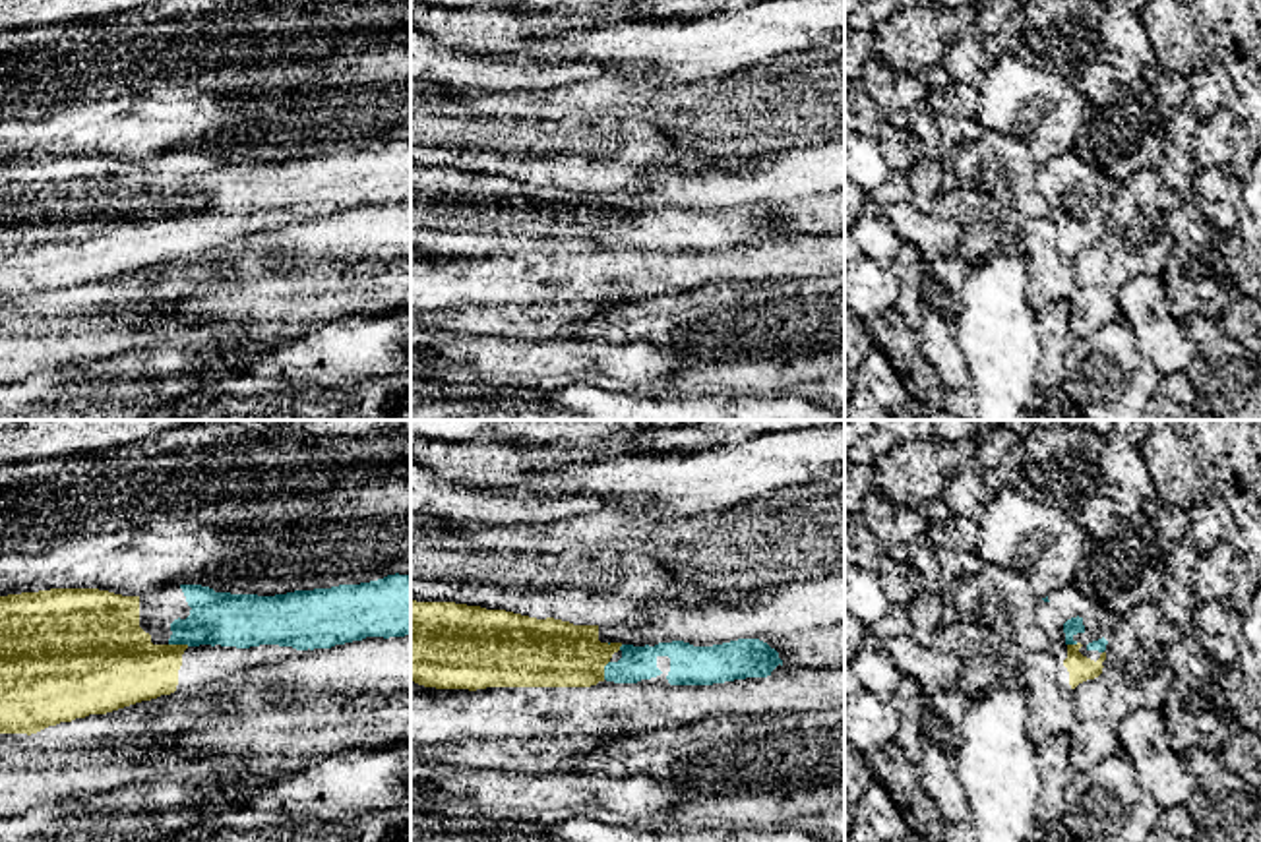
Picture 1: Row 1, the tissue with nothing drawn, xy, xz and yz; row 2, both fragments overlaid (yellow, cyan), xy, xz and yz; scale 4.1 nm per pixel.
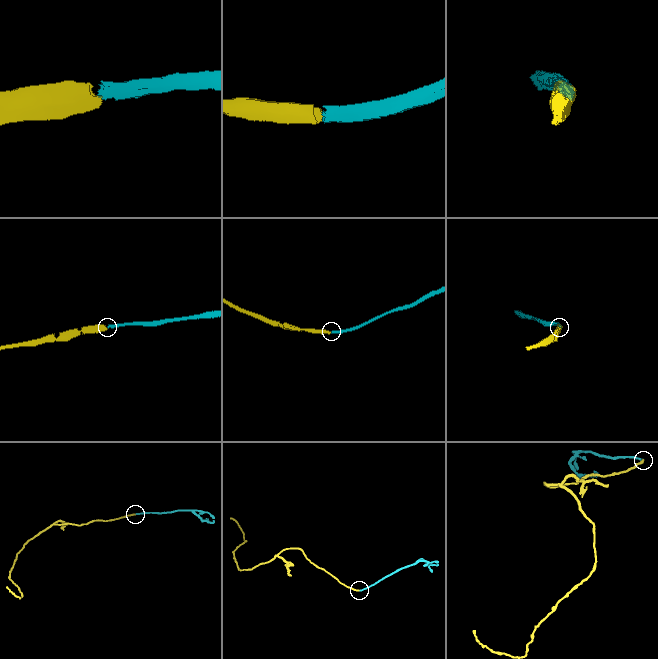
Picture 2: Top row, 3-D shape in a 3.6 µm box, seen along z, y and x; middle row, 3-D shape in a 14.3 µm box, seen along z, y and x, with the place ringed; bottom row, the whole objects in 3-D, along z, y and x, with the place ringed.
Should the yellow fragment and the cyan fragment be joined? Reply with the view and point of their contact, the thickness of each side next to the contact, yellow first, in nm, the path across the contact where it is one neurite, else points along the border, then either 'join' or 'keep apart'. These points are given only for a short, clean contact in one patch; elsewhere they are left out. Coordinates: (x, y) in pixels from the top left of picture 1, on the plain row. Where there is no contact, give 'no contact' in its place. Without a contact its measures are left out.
xy (179, 211) | 320/220 nm | across xy (123, 233), (155, 233), (179, 211), (194, 196), (217, 184) | join

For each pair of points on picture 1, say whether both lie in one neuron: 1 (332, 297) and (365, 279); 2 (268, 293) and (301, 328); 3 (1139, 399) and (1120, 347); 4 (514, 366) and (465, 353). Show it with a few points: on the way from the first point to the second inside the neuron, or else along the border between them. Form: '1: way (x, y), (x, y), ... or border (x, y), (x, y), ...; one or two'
1: way (339, 293), (357, 287); one
2: way (276, 300), (293, 320); one
3: way (1139, 386), (1141, 366), (1134, 360); one
4: way (502, 355), (477, 353); one

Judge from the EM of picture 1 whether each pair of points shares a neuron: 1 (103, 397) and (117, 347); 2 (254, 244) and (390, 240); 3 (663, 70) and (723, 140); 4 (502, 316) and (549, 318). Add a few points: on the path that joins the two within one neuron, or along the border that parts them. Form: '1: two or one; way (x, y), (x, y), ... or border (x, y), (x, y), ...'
1: two; border (140, 349), (103, 360)
2: one; way (287, 244), (357, 240)
3: two; border (729, 72), (684, 84)
4: one; way (514, 318), (537, 318)

